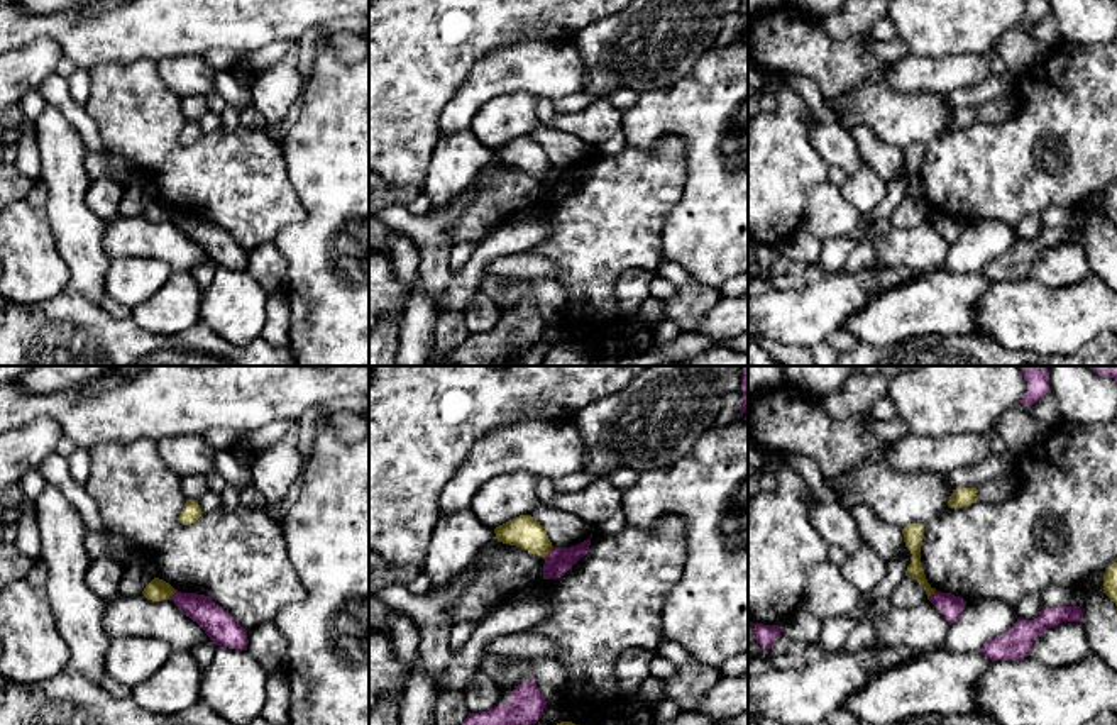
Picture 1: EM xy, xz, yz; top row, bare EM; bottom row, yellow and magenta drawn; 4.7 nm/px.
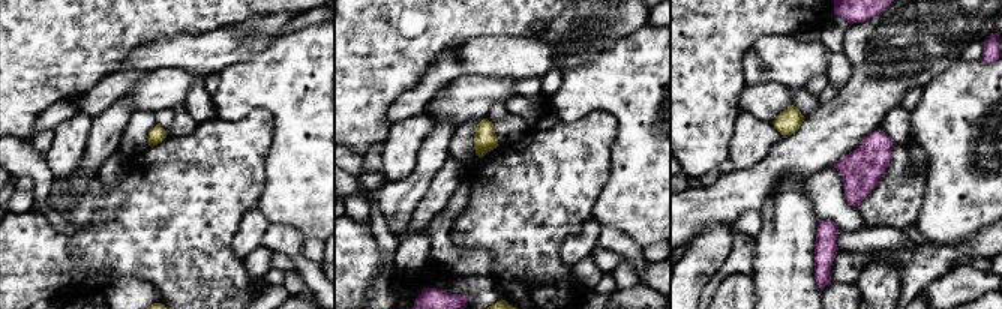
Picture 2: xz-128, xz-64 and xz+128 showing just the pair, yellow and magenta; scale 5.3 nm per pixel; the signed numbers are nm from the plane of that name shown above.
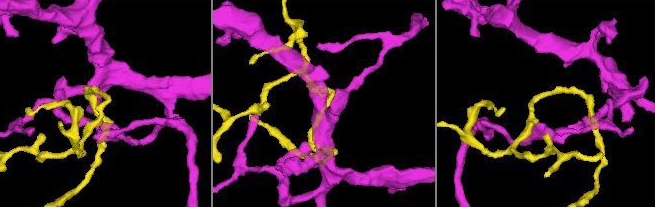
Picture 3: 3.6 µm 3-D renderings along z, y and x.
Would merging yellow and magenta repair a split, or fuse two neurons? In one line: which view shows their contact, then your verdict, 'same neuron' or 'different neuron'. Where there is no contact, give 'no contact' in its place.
contact in xz; different neuron

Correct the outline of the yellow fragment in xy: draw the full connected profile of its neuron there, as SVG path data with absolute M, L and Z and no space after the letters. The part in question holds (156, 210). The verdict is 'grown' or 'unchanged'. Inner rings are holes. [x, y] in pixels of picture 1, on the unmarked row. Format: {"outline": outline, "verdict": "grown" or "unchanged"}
{"outline": "M154 198L142 212L142 215L152 222L171 220L174 213L176 210L159 198Z", "verdict": "unchanged"}

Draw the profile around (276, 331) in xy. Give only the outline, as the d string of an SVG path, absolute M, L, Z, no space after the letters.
M284 293L267 296L267 320L261 332L269 344L289 349L291 310Z

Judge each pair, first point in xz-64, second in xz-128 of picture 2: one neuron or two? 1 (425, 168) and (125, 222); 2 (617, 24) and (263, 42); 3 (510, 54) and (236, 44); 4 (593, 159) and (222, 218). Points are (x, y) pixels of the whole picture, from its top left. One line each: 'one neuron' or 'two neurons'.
1: two neurons
2: two neurons
3: one neuron
4: one neuron

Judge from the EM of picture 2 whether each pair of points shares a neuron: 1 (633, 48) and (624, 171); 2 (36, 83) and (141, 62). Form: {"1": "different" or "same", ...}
{"1": "same", "2": "different"}

